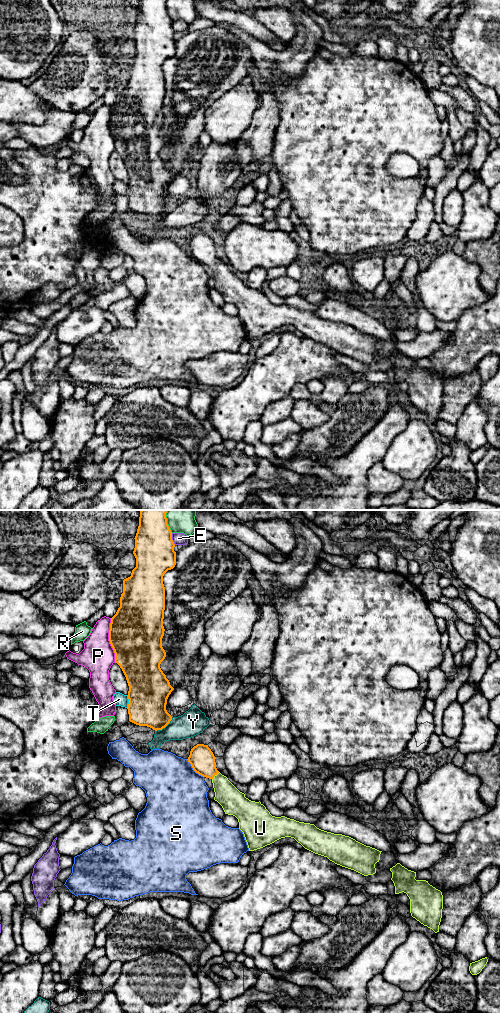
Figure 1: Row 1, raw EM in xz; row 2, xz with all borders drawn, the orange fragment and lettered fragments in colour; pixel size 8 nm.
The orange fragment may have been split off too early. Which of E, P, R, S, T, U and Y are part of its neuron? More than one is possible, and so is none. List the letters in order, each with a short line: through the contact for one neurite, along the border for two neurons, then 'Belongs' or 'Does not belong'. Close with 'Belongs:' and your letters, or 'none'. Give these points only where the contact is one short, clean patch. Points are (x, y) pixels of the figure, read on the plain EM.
E: Does not belong
P: Does not belong
R: Does not belong
S: Does not belong
T: Does not belong
U: Line: xz (201, 246), (215, 262), (227, 283). Belongs
Y: Does not belong
Belongs: U

